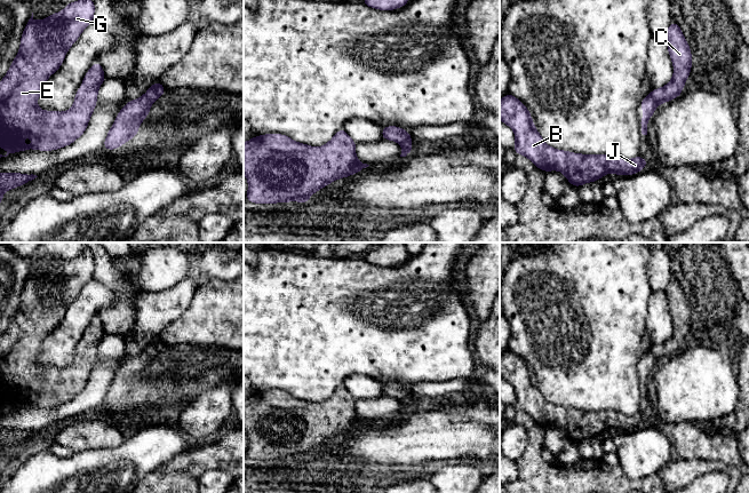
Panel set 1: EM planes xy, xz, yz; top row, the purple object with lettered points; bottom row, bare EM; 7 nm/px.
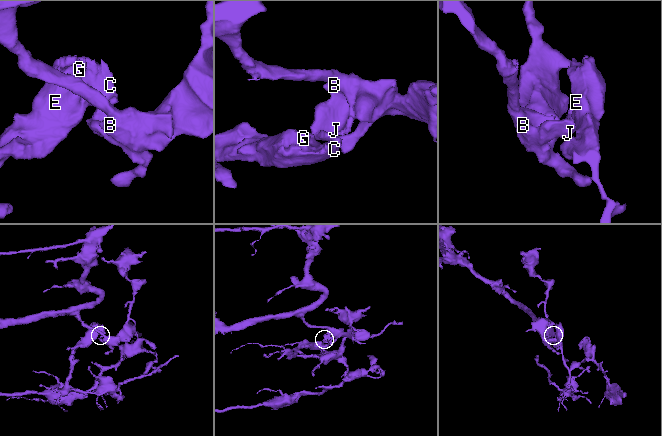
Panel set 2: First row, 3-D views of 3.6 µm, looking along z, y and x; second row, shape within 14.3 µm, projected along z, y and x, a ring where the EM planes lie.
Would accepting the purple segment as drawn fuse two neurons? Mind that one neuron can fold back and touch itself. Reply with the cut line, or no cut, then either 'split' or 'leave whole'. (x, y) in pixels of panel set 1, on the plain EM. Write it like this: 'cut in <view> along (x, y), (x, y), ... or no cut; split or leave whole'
cut in xz along (411, 392), (400, 399); split

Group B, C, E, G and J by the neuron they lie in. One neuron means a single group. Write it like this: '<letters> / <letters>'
B J / C E G

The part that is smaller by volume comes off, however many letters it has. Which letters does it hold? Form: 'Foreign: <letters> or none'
Foreign: C, E, G

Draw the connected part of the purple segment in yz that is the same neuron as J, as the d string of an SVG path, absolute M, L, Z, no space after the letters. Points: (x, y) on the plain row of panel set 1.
M510 349L500 357L500 375L515 388L517 411L526 412L545 429L560 427L576 444L599 437L607 429L634 431L647 422L647 415L639 412L628 416L615 411L580 411L549 403L536 387L528 365Z

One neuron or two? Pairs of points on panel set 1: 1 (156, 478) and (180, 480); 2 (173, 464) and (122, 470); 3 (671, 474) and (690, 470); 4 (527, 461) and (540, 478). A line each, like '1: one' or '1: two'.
1: one
2: two
3: one
4: one

